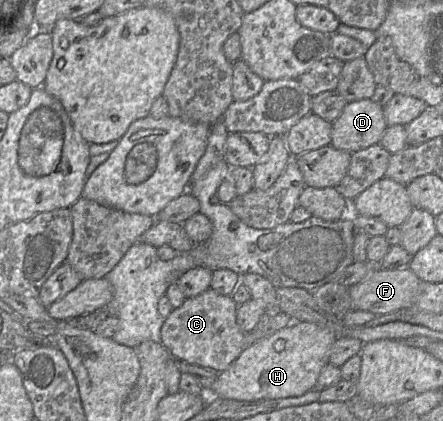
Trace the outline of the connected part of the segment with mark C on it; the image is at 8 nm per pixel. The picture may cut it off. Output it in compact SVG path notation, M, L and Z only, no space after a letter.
M209 288L201 294L186 298L184 303L172 310L161 327L161 343L176 360L199 365L221 373L228 369L246 347L246 333L237 323L238 304L232 296L221 295Z

